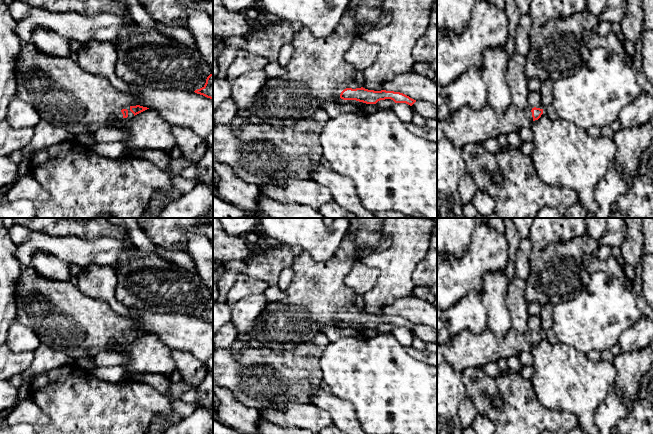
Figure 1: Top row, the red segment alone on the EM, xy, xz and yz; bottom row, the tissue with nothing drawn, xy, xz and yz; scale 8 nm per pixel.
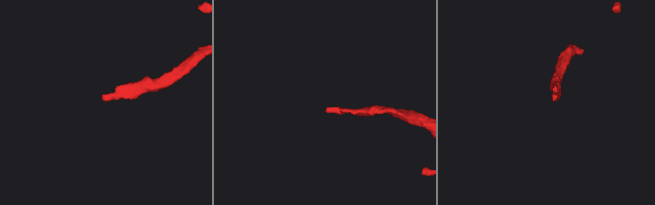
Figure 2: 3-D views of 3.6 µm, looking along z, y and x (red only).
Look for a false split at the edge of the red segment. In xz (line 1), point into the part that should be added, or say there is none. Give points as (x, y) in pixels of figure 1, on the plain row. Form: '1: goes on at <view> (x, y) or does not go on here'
1: goes on at xz (317, 296)

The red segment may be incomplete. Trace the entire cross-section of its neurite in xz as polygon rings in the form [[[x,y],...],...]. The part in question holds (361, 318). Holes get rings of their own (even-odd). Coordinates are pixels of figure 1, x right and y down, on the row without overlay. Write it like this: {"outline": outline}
{"outline": [[[346,233],[341,246],[328,260],[317,261],[309,252],[303,252],[291,266],[294,278],[285,290],[287,297],[281,301],[267,303],[256,326],[250,331],[254,340],[271,350],[292,350],[299,344],[310,343],[323,325],[340,321],[343,324],[356,324],[366,328],[376,328],[380,324],[391,323],[395,327],[406,327],[412,330],[416,324],[394,315],[374,315],[363,312],[363,296],[355,293],[345,283],[344,278],[352,266],[374,249],[386,249],[389,240],[382,234],[371,250],[359,250],[354,236]]]}

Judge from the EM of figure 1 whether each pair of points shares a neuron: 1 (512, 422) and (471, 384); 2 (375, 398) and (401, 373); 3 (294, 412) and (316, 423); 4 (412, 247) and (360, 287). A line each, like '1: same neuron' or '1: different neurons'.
1: same neuron
2: same neuron
3: same neuron
4: different neurons

